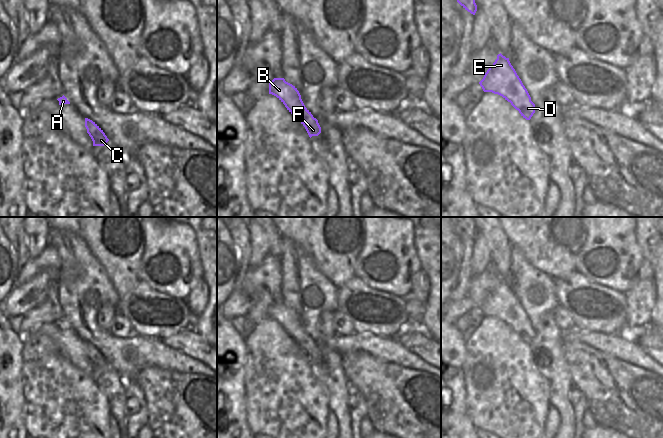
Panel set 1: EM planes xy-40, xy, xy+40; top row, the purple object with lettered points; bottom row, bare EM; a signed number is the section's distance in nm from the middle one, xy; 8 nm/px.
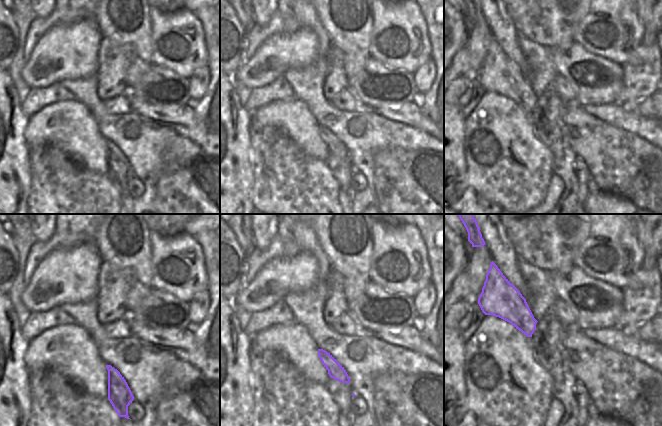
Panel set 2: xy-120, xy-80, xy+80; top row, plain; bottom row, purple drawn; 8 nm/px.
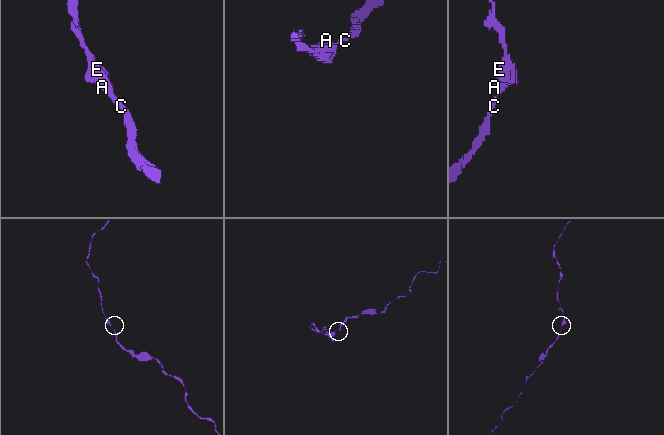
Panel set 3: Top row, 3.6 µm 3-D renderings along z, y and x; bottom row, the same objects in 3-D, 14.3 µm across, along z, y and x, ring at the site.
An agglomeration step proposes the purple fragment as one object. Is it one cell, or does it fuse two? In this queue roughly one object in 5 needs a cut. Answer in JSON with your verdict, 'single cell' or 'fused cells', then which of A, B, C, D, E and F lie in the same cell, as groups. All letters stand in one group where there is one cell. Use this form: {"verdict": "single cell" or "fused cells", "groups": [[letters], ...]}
{"verdict": "single cell", "groups": [["A", "B", "C", "D", "E", "F"]]}

